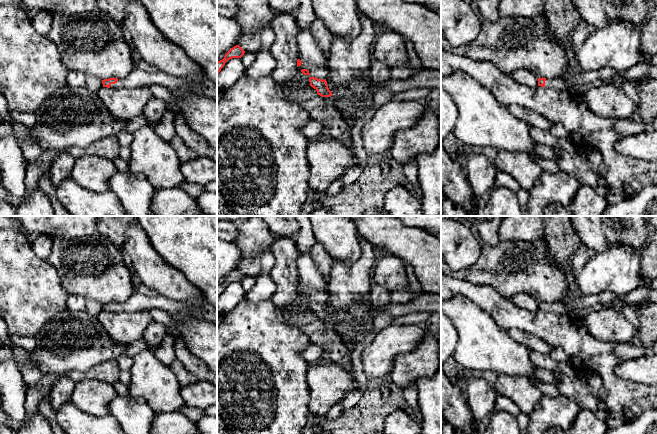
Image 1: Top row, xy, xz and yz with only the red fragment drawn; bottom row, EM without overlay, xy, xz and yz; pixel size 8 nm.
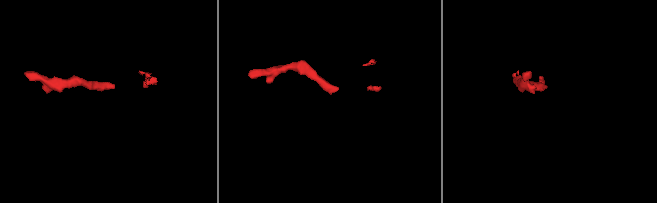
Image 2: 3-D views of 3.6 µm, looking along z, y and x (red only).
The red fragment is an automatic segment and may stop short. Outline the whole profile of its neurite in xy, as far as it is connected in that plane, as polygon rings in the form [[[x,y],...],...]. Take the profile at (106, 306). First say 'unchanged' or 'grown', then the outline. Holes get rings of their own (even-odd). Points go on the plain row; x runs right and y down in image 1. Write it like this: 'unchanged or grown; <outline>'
grown; [[[140,292],[134,294],[125,302],[109,302],[102,304],[103,311],[121,313],[121,312],[138,312],[141,310],[151,311],[160,309],[169,314],[188,315],[190,313],[199,314],[202,308],[194,307],[188,303],[182,303],[173,299],[167,299],[161,295],[147,297]]]

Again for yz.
grown; [[[602,293],[589,296],[577,296],[568,302],[538,302],[538,310],[555,313],[555,314],[571,314],[574,310],[580,310],[584,307],[592,307],[594,304],[613,303],[617,309],[621,309],[628,304],[621,299],[620,295],[611,293]]]

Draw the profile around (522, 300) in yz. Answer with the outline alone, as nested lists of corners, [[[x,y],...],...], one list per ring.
[[[519,293],[511,298],[511,301],[519,308],[535,312],[538,310],[538,302],[526,293]]]

